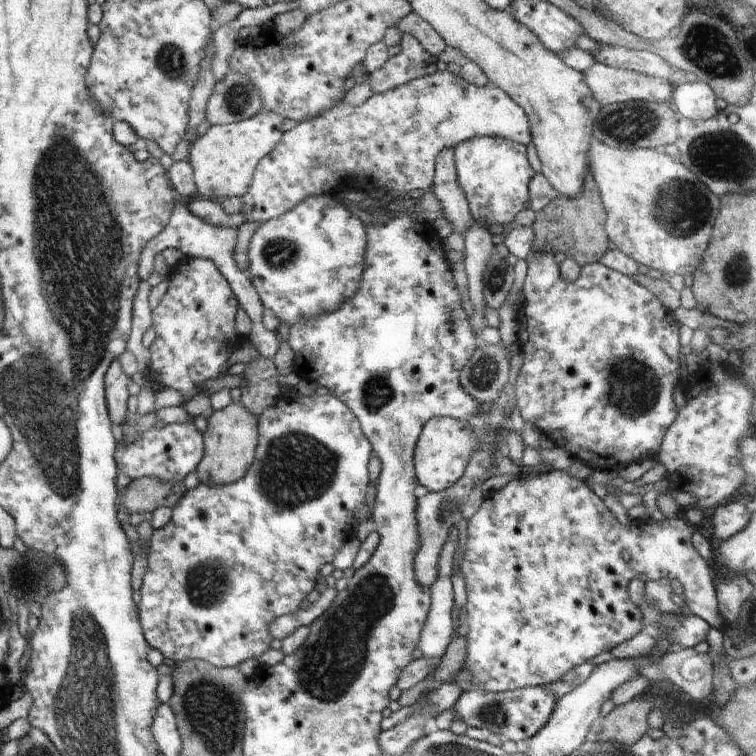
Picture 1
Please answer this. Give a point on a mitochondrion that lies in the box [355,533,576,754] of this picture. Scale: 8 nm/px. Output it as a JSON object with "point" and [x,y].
{"point":[495,715]}

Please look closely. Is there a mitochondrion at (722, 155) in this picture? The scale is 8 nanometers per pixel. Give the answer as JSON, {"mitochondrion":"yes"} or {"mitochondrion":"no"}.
{"mitochondrion":"yes"}

